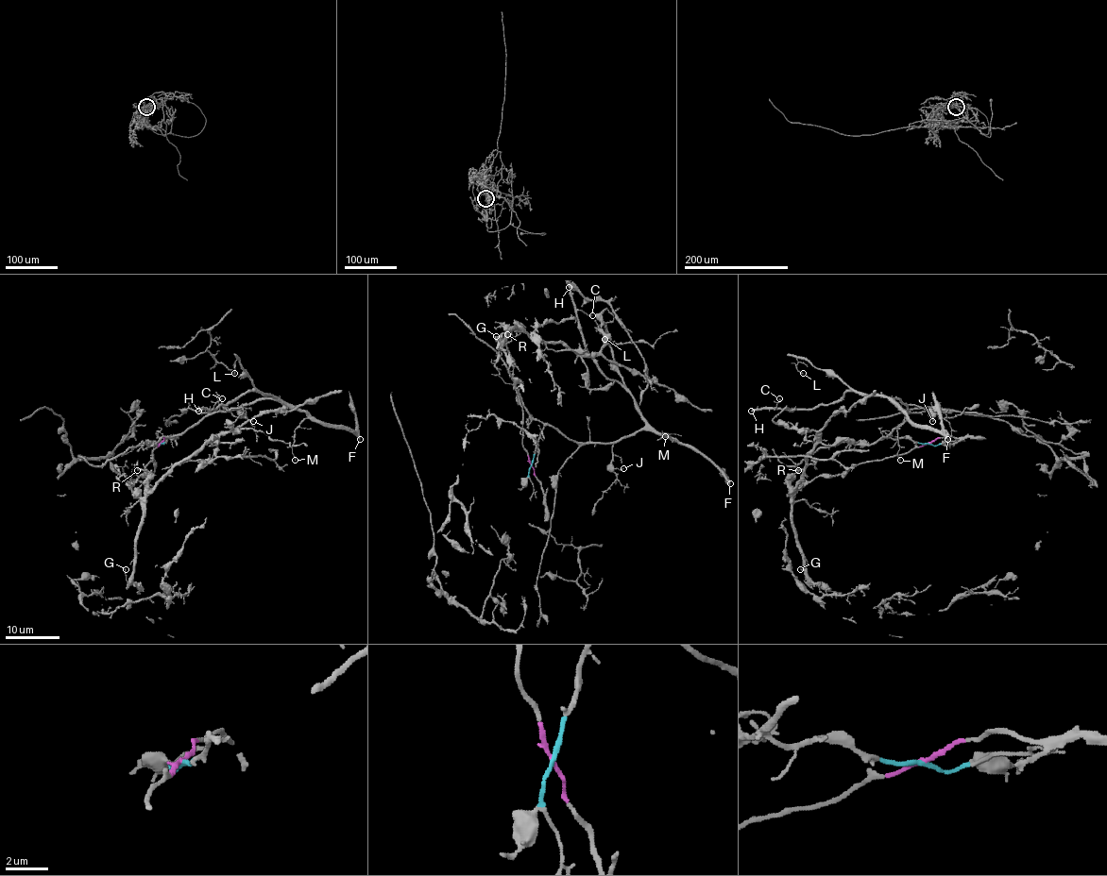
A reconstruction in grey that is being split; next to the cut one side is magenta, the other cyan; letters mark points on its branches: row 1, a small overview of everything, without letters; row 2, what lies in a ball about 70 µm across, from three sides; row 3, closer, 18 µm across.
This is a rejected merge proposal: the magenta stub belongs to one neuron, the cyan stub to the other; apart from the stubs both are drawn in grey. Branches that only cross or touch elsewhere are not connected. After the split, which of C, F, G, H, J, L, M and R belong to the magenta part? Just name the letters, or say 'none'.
G, R

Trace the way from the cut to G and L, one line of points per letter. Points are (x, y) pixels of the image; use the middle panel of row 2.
G: (532, 465), (522, 444), (513, 357), (502, 337), (513, 328), (502, 341), (495, 335)
L: (532, 465), (546, 425), (576, 442), (621, 440), (645, 425), (618, 371), (608, 334), (604, 338)

